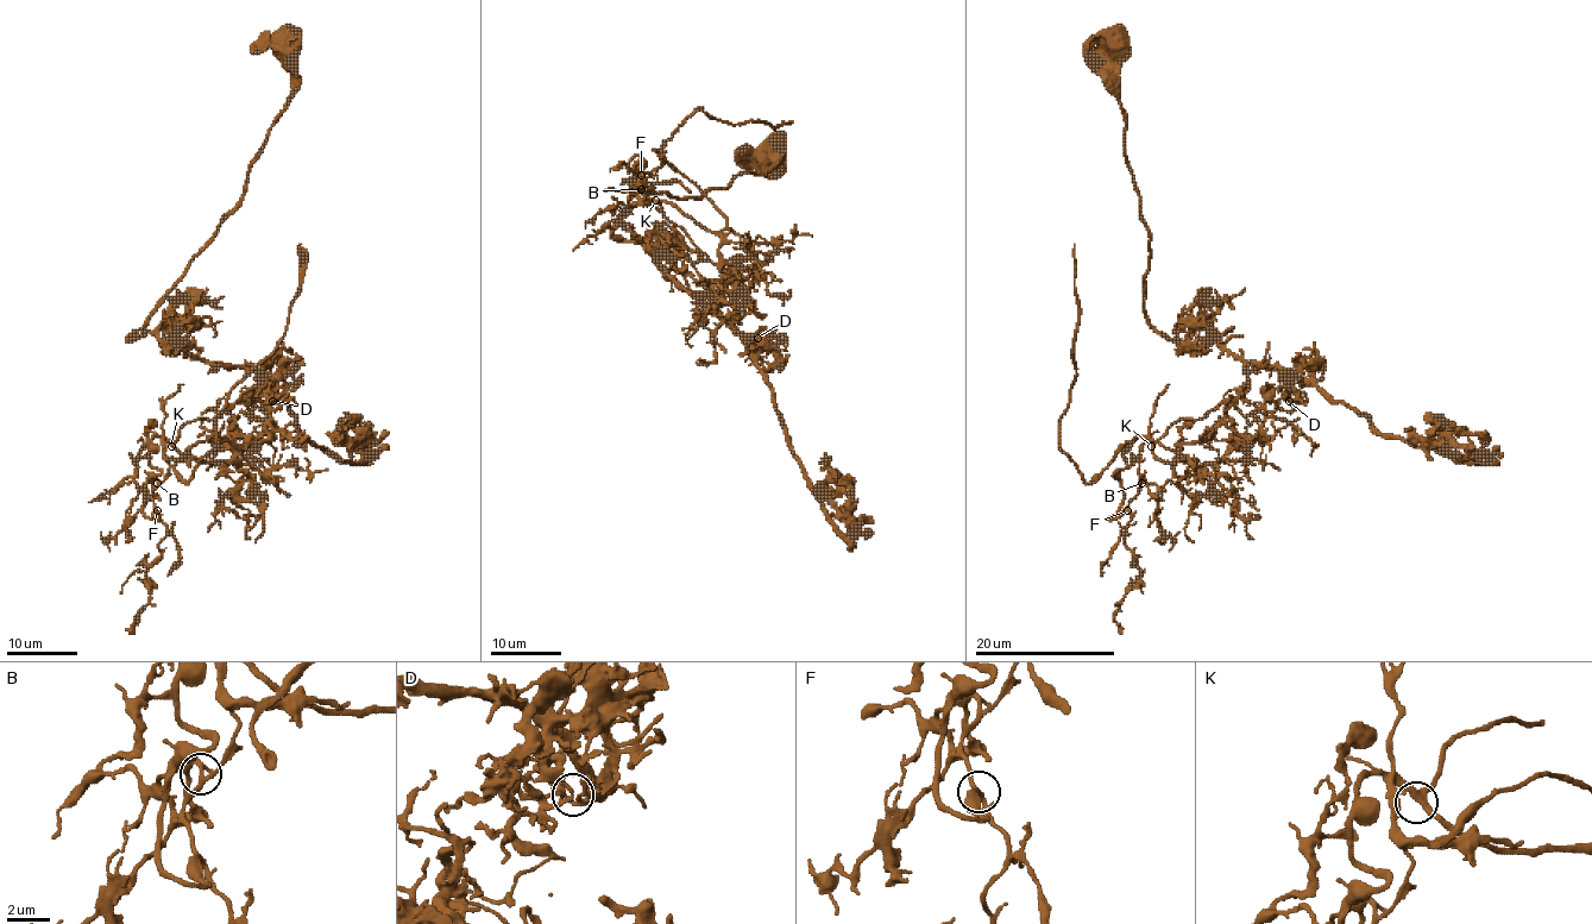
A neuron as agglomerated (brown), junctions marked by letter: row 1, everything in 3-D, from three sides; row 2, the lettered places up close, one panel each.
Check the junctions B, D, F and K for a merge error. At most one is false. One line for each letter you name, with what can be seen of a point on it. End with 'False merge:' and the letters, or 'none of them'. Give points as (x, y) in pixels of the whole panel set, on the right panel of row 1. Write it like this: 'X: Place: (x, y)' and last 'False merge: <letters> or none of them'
D: Place: (1289, 401)
False merge: D

